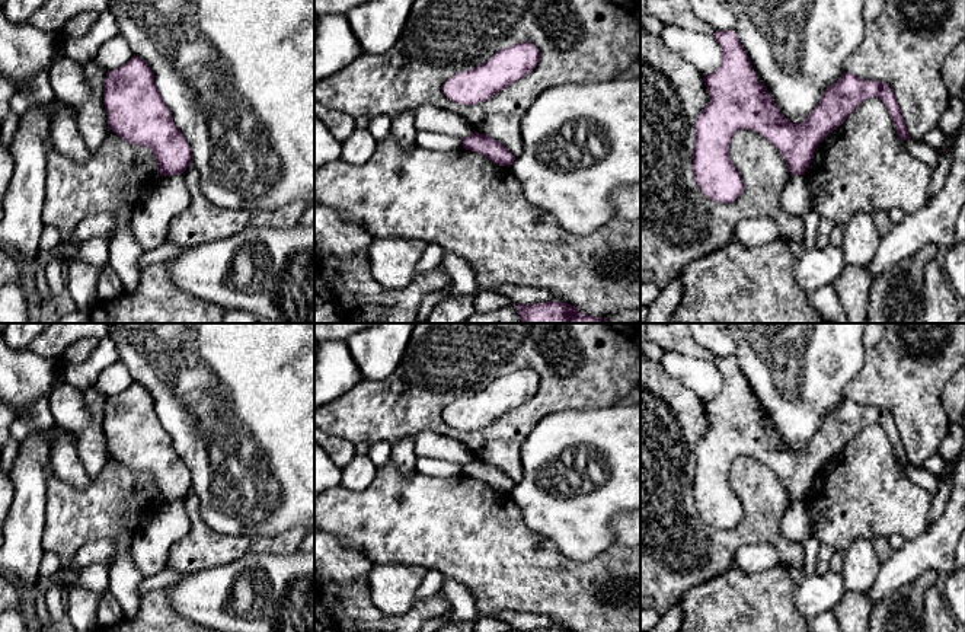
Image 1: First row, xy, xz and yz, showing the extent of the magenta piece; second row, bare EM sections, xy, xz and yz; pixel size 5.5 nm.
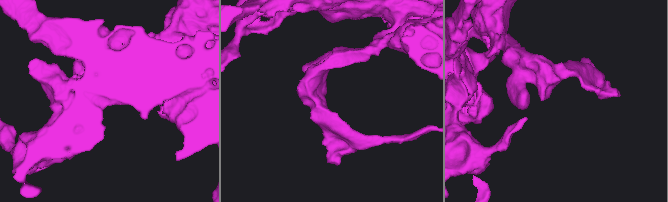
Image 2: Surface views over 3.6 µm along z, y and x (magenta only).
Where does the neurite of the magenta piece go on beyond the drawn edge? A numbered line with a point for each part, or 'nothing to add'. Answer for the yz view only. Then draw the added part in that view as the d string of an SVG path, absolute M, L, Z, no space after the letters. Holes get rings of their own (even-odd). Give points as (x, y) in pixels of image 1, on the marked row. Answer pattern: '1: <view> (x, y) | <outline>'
nothing to add

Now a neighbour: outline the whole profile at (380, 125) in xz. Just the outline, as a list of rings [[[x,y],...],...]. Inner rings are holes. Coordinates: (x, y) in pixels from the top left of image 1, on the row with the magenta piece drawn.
[[[389,115],[371,116],[367,128],[377,141],[383,140],[392,131],[392,116]]]

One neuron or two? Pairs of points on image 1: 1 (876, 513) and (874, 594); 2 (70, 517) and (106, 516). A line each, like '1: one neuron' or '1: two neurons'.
1: two neurons
2: one neuron

